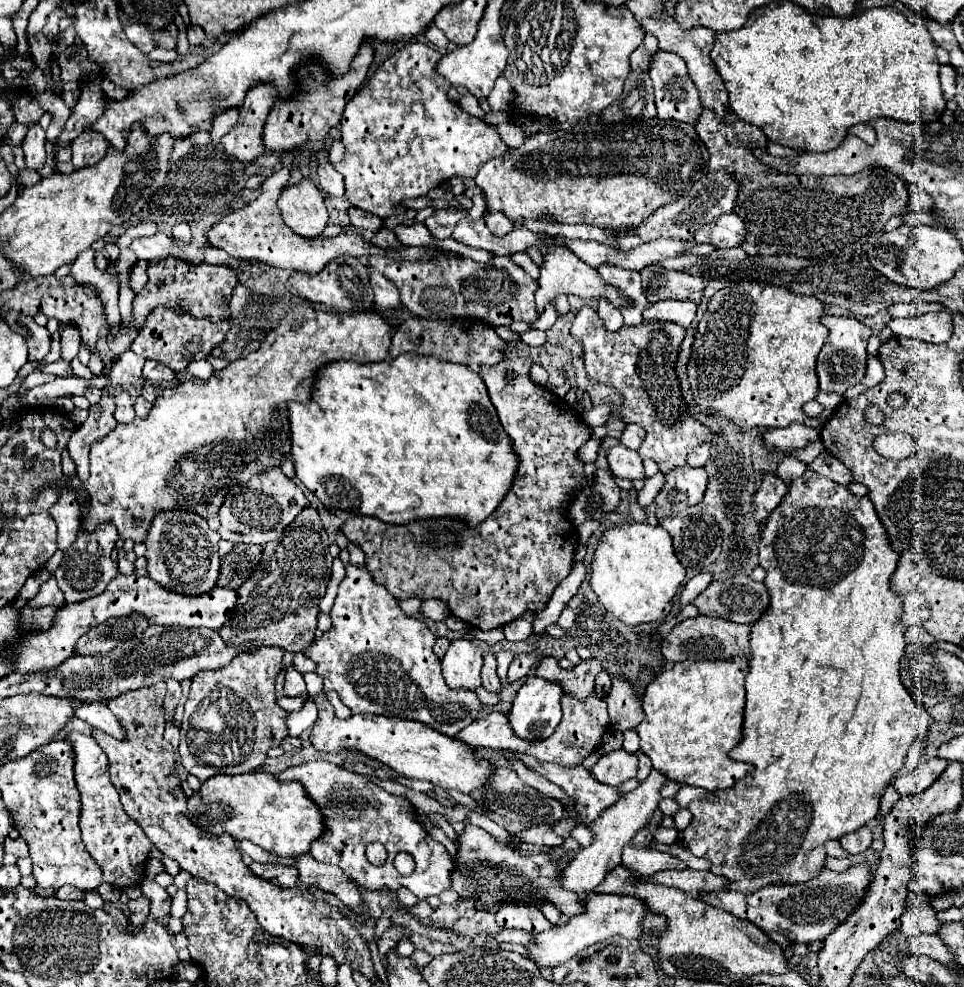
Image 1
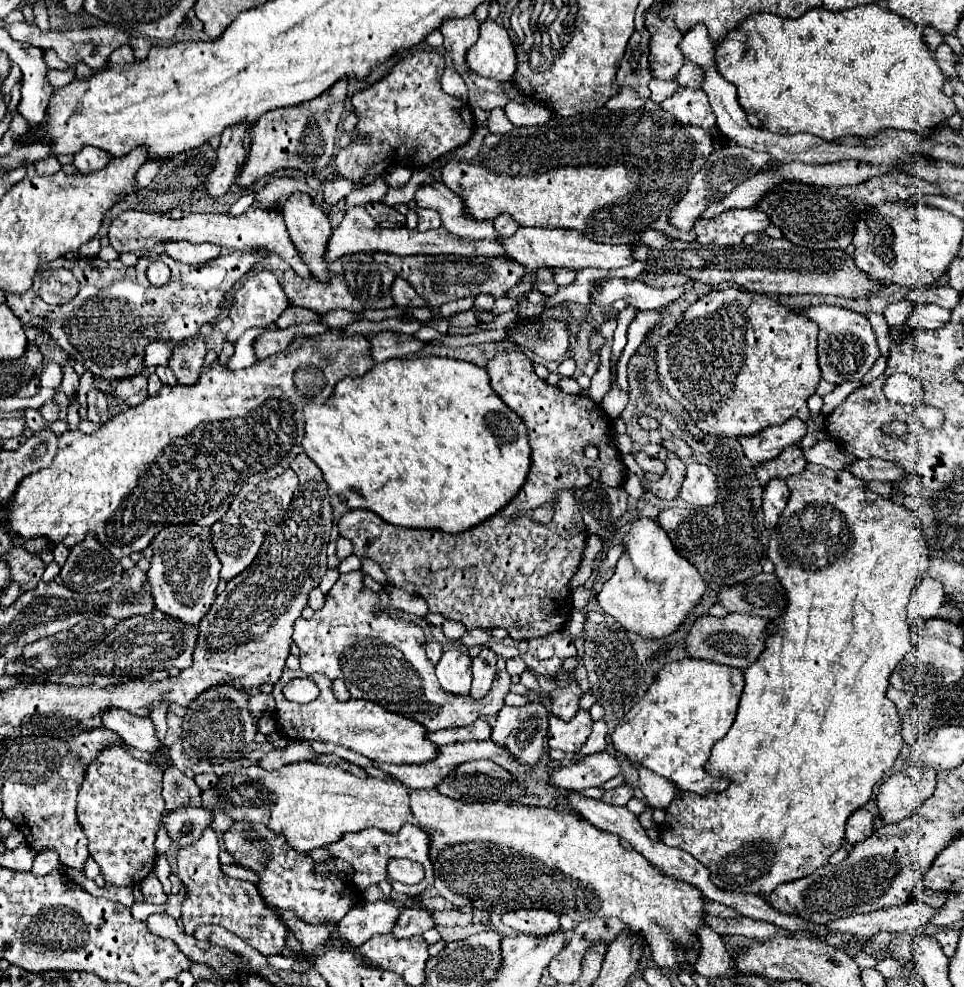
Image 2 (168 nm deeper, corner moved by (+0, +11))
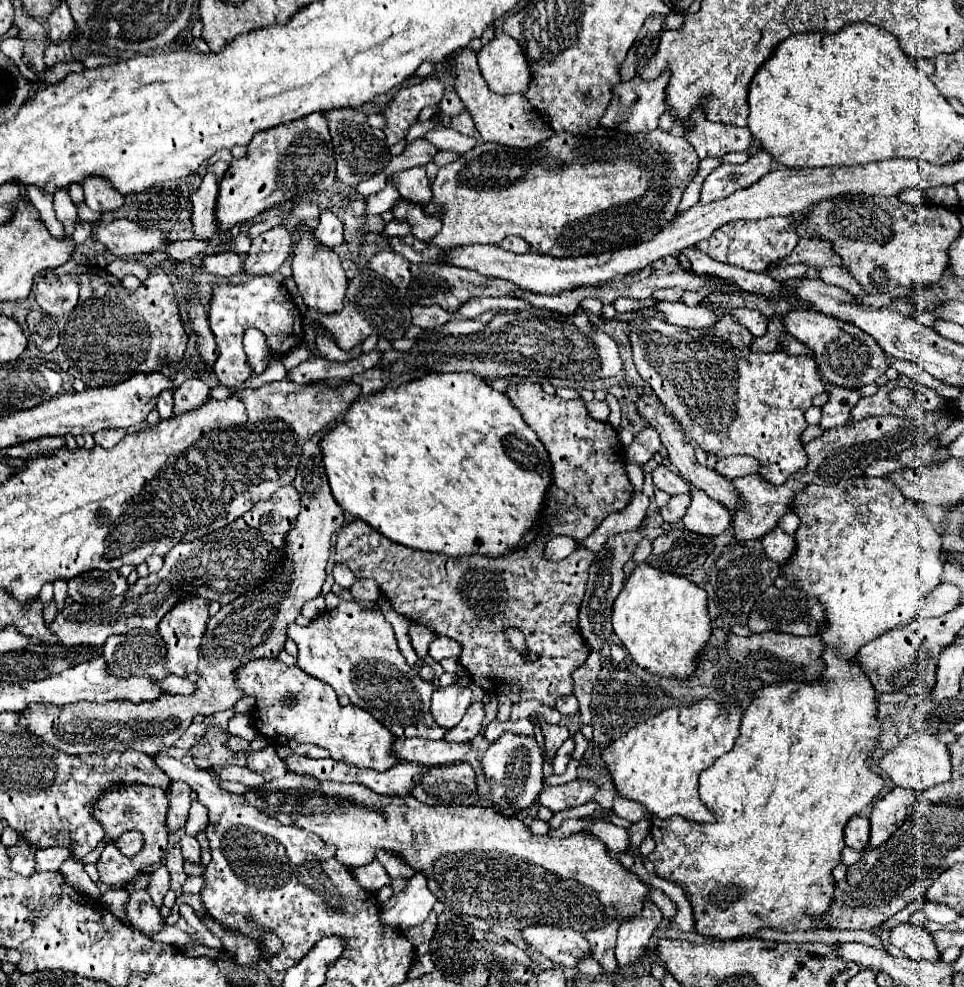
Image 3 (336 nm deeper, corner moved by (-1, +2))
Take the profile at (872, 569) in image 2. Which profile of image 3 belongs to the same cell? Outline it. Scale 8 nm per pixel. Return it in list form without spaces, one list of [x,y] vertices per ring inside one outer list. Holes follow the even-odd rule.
[[[857,476],[851,480],[841,480],[839,484],[833,486],[817,486],[817,484],[807,484],[807,488],[803,488],[803,492],[795,494],[795,504],[791,506],[791,510],[799,516],[801,524],[795,532],[795,552],[793,556],[787,560],[787,564],[781,566],[781,576],[785,580],[791,582],[791,586],[803,590],[805,594],[809,594],[811,598],[817,598],[823,608],[825,608],[825,618],[823,618],[823,628],[817,632],[819,640],[823,642],[823,672],[819,674],[819,680],[815,684],[791,684],[791,682],[775,682],[771,686],[763,686],[755,692],[755,698],[751,700],[751,704],[747,706],[743,720],[741,720],[741,730],[739,730],[739,738],[733,746],[731,752],[723,754],[721,758],[715,760],[715,764],[707,770],[701,772],[699,776],[699,794],[701,800],[715,810],[717,820],[713,824],[695,824],[691,820],[683,820],[675,822],[675,820],[659,820],[657,816],[651,818],[651,834],[657,842],[655,850],[649,854],[649,860],[653,862],[655,870],[659,876],[673,880],[673,882],[681,882],[687,884],[687,892],[691,894],[691,904],[693,904],[693,914],[695,914],[695,932],[699,934],[707,934],[707,936],[719,936],[719,938],[737,938],[741,934],[751,934],[759,928],[771,926],[783,932],[793,932],[793,930],[809,930],[809,928],[823,928],[817,920],[809,920],[805,918],[807,914],[819,916],[823,912],[827,912],[829,904],[831,904],[831,896],[835,890],[835,878],[831,876],[831,870],[841,862],[839,854],[845,846],[845,838],[843,838],[843,828],[849,822],[851,816],[859,814],[885,786],[883,776],[875,774],[867,760],[871,756],[871,752],[877,748],[877,740],[879,740],[879,732],[881,732],[881,724],[877,720],[877,692],[871,684],[871,680],[867,680],[867,674],[863,672],[863,668],[857,662],[857,652],[863,644],[879,638],[881,634],[895,630],[895,628],[903,628],[907,626],[913,616],[919,612],[919,608],[923,606],[925,596],[937,586],[941,584],[941,574],[943,574],[943,558],[941,558],[941,536],[937,534],[937,526],[933,522],[929,522],[929,518],[925,516],[925,512],[911,500],[907,500],[897,486],[889,484],[885,478],[867,478],[867,476]]]

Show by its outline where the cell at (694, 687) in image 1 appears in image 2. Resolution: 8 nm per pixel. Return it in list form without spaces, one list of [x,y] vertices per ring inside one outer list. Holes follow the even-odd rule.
[[[682,659],[668,663],[650,685],[644,699],[640,699],[624,723],[620,723],[612,737],[618,753],[630,759],[632,767],[646,767],[656,775],[672,781],[678,791],[696,795],[720,793],[728,787],[726,781],[710,779],[704,765],[716,741],[726,737],[736,719],[736,707],[742,695],[744,675],[738,669],[716,665],[710,661]]]

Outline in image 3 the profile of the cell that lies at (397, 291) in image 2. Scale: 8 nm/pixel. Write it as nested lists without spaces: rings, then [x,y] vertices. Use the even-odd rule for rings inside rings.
[[[417,304],[411,306],[411,316],[413,316],[413,324],[419,328],[435,328],[449,322],[451,318],[439,306],[417,306]]]

